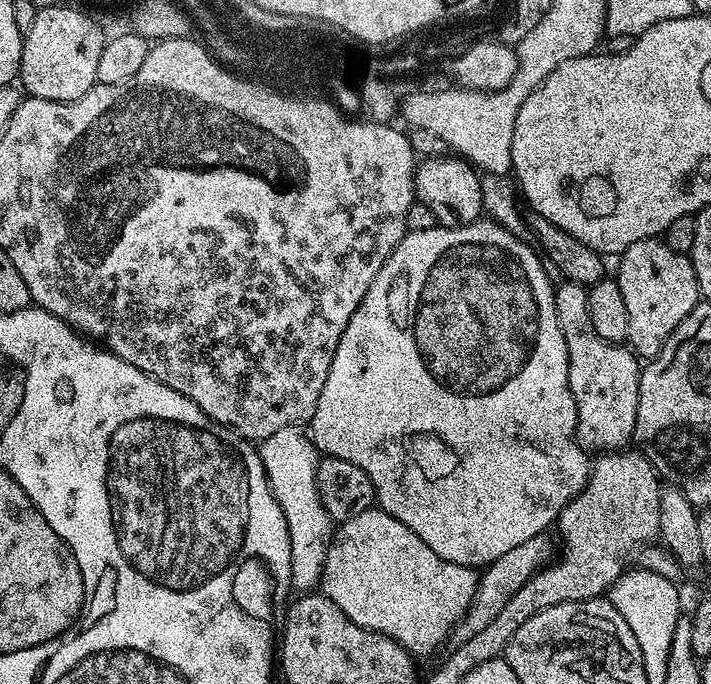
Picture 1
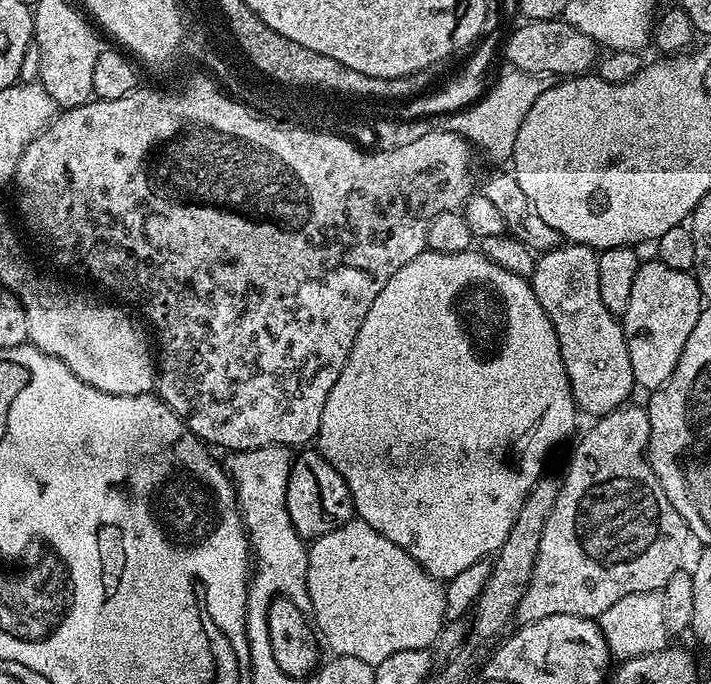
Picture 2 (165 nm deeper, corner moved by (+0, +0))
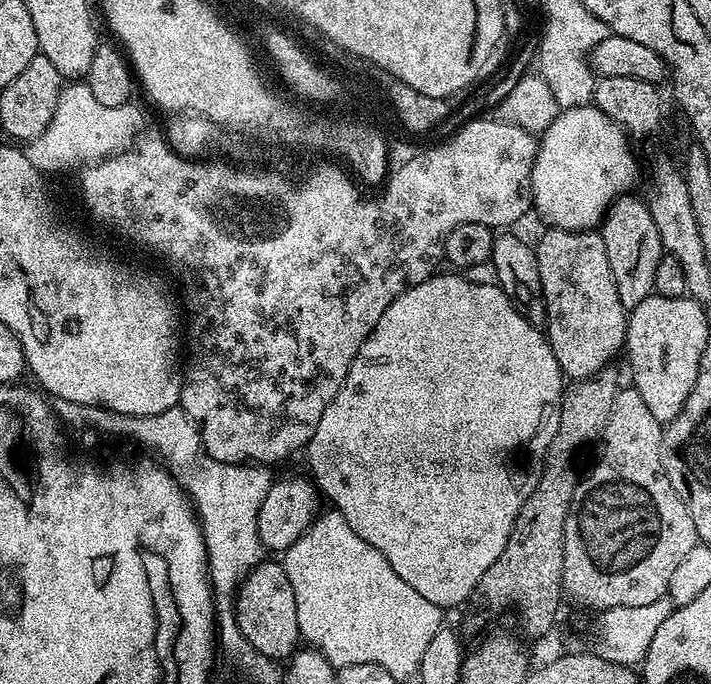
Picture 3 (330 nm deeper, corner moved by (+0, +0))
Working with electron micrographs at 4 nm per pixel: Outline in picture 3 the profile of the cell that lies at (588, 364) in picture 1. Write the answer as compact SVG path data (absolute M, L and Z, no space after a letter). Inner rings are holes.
M548 228L540 236L540 241L535 241L536 257L538 258L538 274L542 274L542 294L544 295L544 324L548 345L554 350L554 358L558 358L558 366L569 381L575 382L596 376L613 363L616 355L621 355L628 338L628 312L622 306L622 298L618 298L618 286L614 286L614 274L610 274L610 258L606 258L606 246L602 242L599 231L571 232L561 228Z

